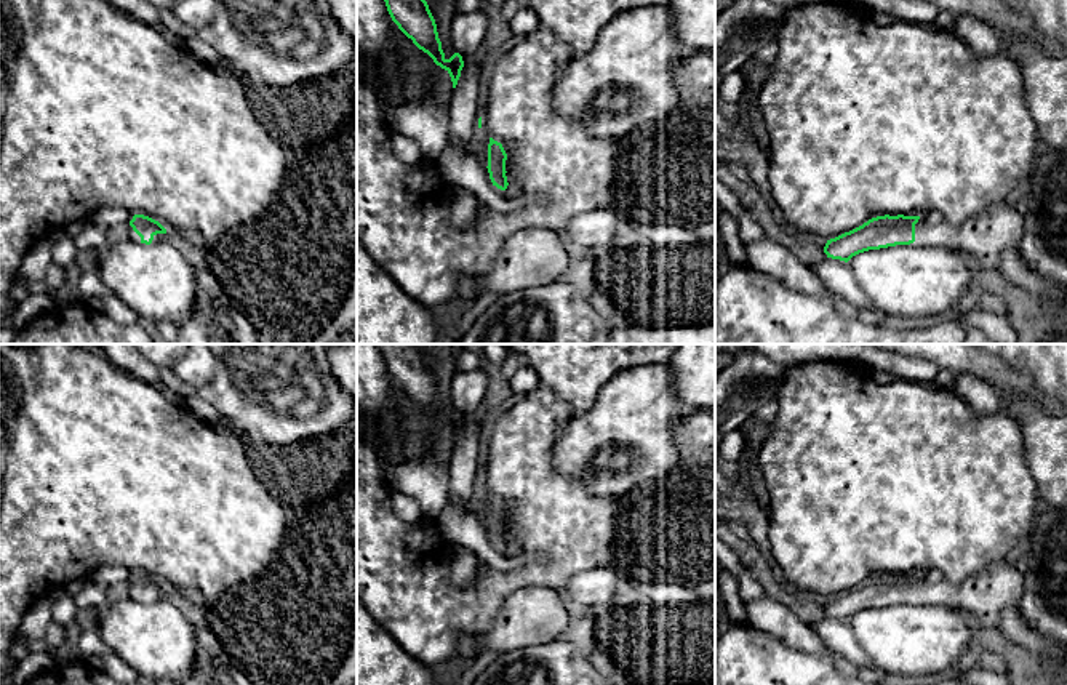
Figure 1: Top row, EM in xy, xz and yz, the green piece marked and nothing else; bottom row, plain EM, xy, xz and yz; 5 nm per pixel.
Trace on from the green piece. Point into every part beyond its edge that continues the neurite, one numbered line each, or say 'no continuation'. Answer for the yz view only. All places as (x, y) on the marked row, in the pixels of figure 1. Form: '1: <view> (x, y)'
1: yz (983, 239)

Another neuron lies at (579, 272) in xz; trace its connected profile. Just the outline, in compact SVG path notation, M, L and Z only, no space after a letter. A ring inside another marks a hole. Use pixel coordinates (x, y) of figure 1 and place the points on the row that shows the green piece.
M566 234L561 235L569 261L560 280L576 286L584 296L597 290L595 282L595 258L584 256L582 246L574 243Z

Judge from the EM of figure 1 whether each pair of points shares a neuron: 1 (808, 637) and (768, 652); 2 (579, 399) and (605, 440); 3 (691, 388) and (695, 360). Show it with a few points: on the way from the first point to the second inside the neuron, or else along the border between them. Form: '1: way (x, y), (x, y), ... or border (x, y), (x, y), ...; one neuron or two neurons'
1: border (754, 628), (763, 629), (797, 648), (823, 658); two neurons
2: border (610, 380), (599, 399), (591, 407), (578, 412); two neurons
3: way (695, 381), (695, 367); one neuron

